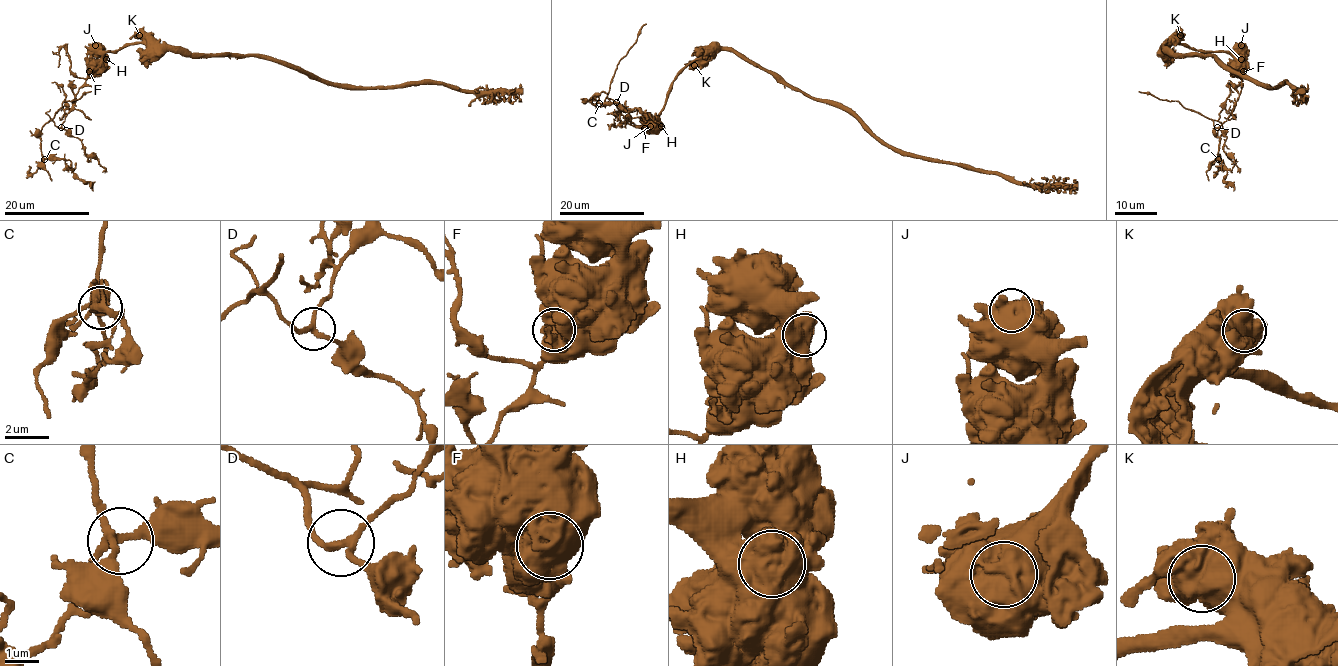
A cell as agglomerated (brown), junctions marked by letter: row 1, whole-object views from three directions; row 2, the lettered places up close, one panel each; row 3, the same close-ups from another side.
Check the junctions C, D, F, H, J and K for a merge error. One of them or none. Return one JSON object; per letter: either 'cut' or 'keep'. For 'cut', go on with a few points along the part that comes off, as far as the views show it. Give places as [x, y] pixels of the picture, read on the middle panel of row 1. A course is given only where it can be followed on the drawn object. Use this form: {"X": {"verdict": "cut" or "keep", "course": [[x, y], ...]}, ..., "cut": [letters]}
{"C": {"verdict": "keep"}, "D": {"verdict": "keep"}, "F": {"verdict": "cut", "course": [[644, 128], [633, 126], [614, 101], [606, 98], [595, 105], [617, 103], [627, 112], [638, 109], [648, 118]]}, "H": {"verdict": "keep"}, "J": {"verdict": "keep"}, "K": {"verdict": "keep"}, "cut": ["F"]}

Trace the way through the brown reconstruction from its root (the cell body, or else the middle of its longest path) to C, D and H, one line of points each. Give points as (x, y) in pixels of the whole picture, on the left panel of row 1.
C: (154, 51), (141, 43), (107, 51), (79, 88), (61, 125), (50, 120), (42, 127), (40, 145), (44, 159)
D: (154, 51), (141, 43), (129, 43), (117, 50), (107, 51), (99, 66), (79, 88), (61, 127)
H: (154, 51), (141, 43), (129, 43), (117, 50), (107, 51), (104, 54), (106, 59)

